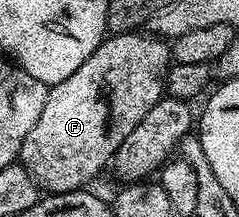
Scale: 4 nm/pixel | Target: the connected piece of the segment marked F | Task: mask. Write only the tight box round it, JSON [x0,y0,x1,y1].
[20,33,172,195]

